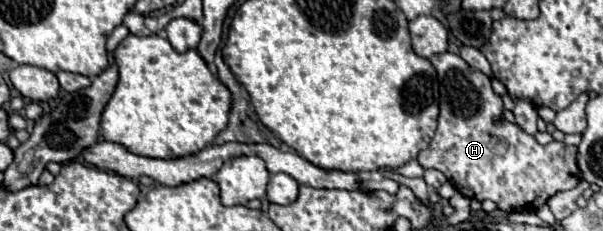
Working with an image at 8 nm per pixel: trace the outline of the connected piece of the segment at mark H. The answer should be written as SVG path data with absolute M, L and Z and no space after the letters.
M439 53L429 59L433 67L437 69L439 75L439 125L435 131L435 137L431 139L429 147L423 149L417 157L421 167L425 169L439 169L451 185L463 193L469 199L491 199L501 211L507 213L523 213L523 211L537 211L547 199L559 191L573 189L579 183L579 167L577 167L577 147L565 145L563 141L551 141L549 145L539 145L531 135L527 135L521 127L515 123L501 123L497 125L495 121L503 113L503 101L499 95L493 93L491 89L491 79L469 67L459 55L455 53Z

